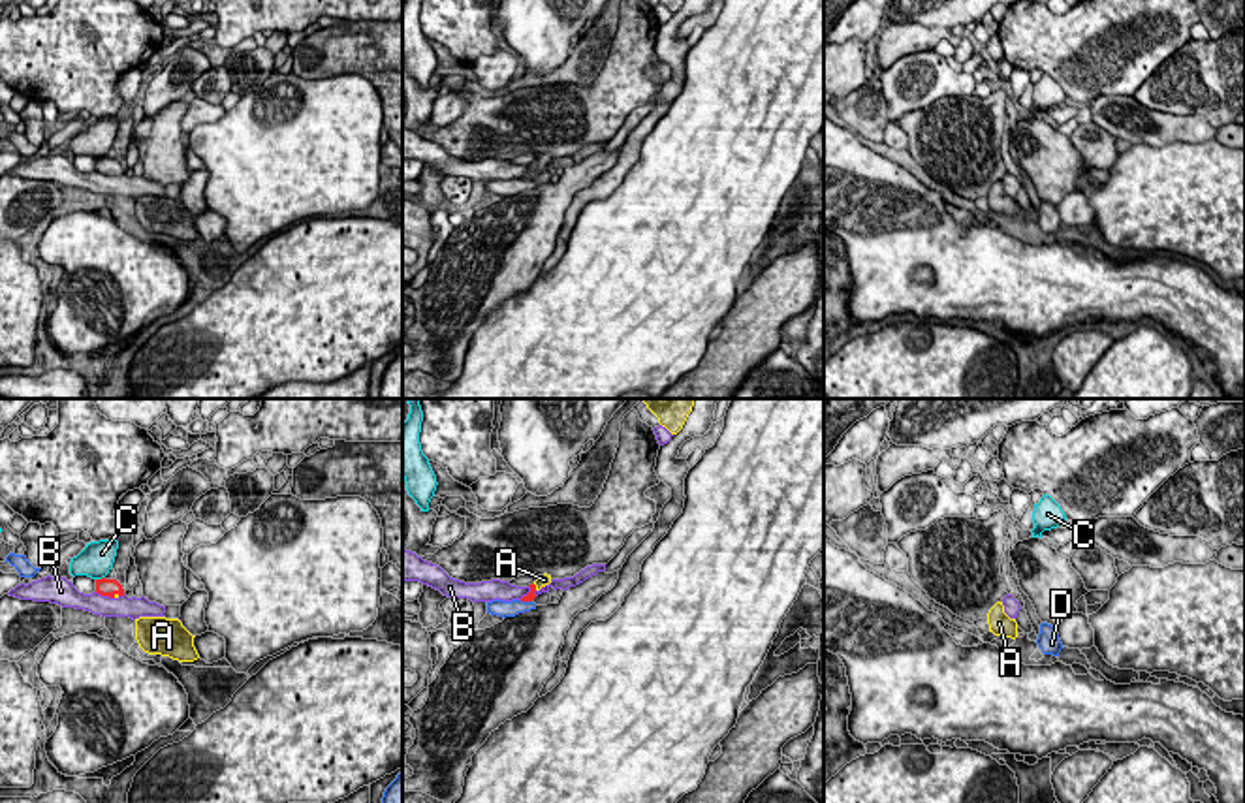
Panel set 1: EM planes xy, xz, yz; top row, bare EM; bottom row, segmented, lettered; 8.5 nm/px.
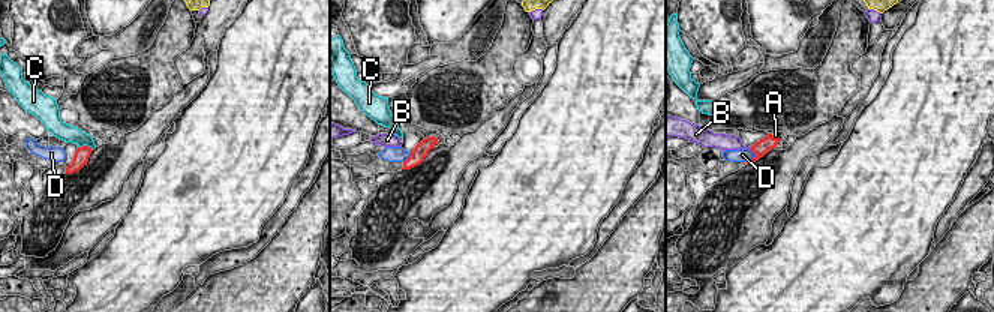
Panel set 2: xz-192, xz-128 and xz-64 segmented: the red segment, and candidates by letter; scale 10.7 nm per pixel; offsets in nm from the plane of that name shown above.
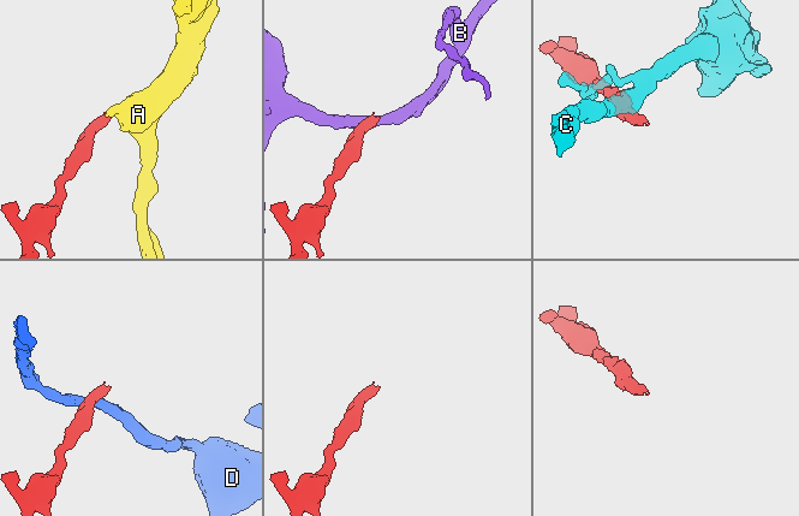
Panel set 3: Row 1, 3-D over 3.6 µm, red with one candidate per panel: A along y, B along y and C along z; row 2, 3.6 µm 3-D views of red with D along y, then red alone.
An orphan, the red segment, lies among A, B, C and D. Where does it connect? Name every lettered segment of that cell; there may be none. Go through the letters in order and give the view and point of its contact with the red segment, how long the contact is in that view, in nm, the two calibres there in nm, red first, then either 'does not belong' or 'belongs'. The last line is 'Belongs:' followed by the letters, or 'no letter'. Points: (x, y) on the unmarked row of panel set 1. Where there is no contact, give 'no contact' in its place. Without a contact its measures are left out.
A: meets red in xy at (115, 172); contact 70 nm long; 160 nm thick on the red side, 30 nm on the other; belongs
B: meets red in xy at (106, 173); contact 170 nm long; 160 nm thick on the red side, 190 nm on the other; does not belong
C: meets red in xy at (102, 157); contact 90 nm long; 160 nm thick on the red side, 300 nm on the other; does not belong
D: meets red in xz at (525, 179); contact 110 nm long; 70 nm thick on the red side, 130 nm on the other; does not belong
Belongs: A

